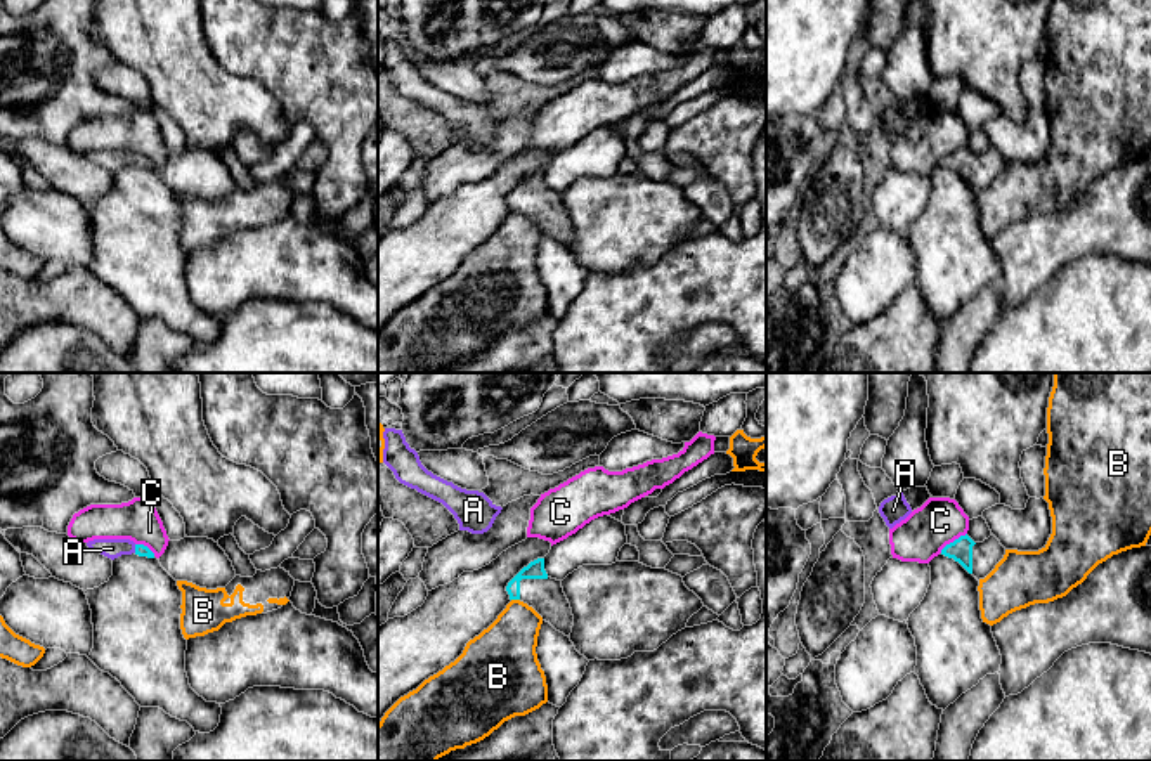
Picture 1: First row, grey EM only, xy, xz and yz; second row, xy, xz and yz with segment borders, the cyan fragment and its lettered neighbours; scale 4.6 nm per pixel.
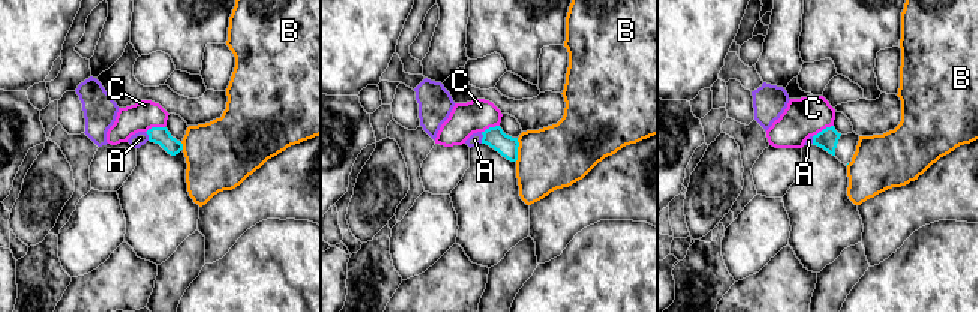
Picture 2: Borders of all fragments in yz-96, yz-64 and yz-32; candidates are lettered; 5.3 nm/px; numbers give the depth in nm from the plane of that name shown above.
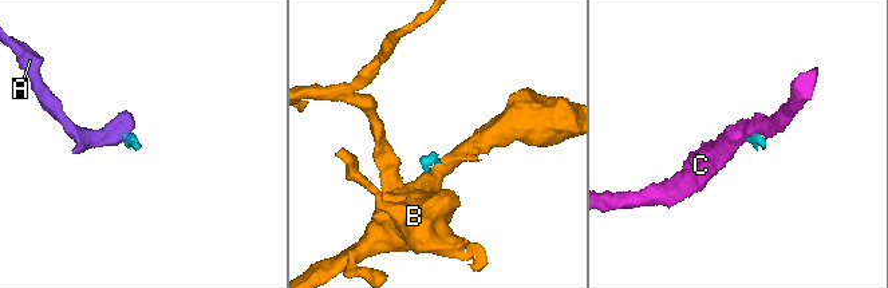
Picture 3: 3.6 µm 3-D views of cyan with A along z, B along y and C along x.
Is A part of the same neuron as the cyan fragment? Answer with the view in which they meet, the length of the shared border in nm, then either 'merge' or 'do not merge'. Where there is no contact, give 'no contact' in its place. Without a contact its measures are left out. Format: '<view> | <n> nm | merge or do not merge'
xy | 40 nm | merge

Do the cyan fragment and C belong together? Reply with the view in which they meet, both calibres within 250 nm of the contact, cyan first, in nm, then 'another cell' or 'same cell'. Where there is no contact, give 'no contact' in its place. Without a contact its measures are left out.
meets cyan in yz; 110 nm thick on the cyan side, 220 nm on the other; another cell

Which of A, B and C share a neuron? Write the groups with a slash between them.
A / B / C

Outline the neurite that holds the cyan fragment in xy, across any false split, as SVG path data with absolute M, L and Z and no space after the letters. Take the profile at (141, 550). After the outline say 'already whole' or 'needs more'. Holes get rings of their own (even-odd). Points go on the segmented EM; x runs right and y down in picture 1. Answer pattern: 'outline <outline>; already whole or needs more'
outline M94 539L94 541L88 541L87 546L92 551L101 553L111 560L121 555L132 555L132 553L139 556L154 558L154 553L147 546L135 544L130 539Z; needs more

